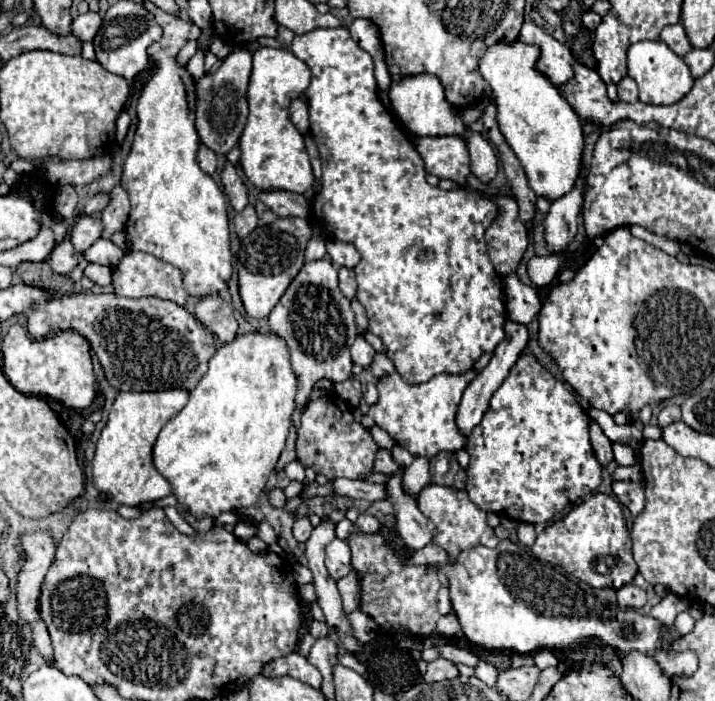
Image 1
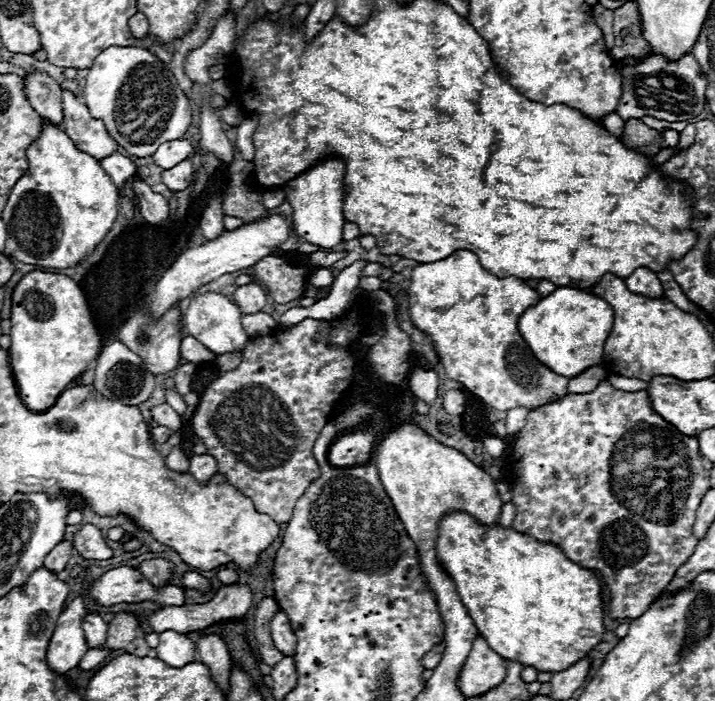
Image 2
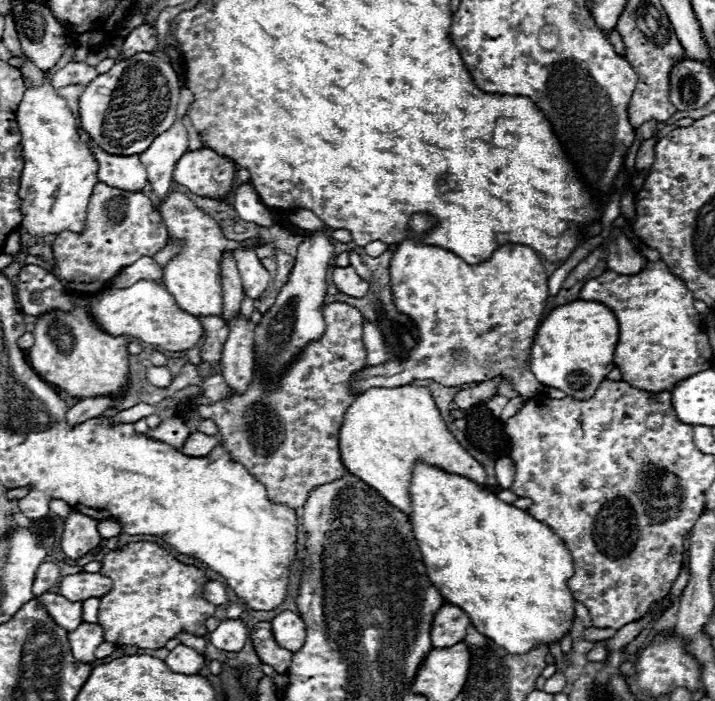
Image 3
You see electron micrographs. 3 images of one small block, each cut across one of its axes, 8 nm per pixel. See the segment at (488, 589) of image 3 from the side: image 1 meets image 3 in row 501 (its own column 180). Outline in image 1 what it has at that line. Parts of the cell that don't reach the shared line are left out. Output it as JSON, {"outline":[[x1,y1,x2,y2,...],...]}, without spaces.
{"outline":[[246,332,246,334,238,334,232,342,228,344,222,344,216,354,212,356,210,360,210,368,208,368,208,374,204,374,204,378,198,382,198,386,190,392,190,400,188,404,160,430,158,434,158,440,154,444,154,450,152,450,152,458,154,458,154,466,158,468,158,472,172,484,172,492,174,496,186,504,186,508,190,508,190,512,194,516,218,516,220,512,228,512,228,510,234,510,234,508,248,508,252,504,256,504,258,500,258,494,262,492,262,488,266,486,268,482,268,476,270,472,276,468,276,462,286,446,286,438,288,438,288,432,290,432,290,426,292,426,292,414,296,410,296,390,298,390,298,376,294,374,292,370,292,364,290,364,290,350,288,350,288,344,284,338,280,338,278,334,260,334,260,332]]}

